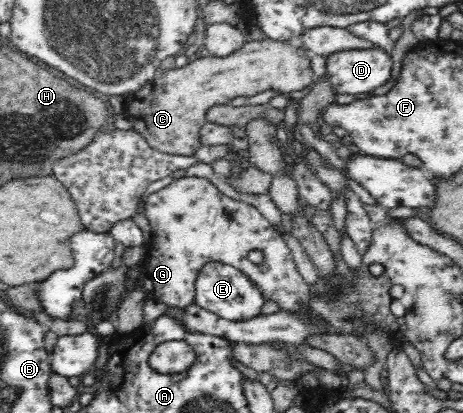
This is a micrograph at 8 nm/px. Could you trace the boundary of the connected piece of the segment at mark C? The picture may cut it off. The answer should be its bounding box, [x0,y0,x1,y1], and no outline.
[124,40,314,156]

